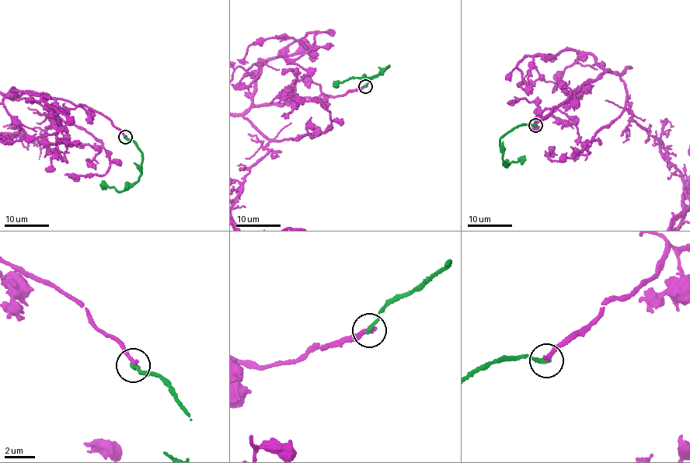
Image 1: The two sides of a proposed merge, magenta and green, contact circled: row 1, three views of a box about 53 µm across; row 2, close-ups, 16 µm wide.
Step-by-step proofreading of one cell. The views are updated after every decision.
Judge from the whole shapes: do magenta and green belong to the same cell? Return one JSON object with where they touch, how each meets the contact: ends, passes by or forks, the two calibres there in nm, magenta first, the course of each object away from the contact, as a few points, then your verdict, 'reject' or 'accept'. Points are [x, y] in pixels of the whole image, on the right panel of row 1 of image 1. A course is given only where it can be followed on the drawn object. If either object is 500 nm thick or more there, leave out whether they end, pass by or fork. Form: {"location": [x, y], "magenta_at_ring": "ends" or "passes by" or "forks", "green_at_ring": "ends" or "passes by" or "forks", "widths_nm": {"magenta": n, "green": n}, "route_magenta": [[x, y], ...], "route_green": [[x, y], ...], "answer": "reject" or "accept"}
{"location": [535, 125], "magenta_at_ring": "ends", "green_at_ring": "ends", "widths_nm": {"magenta": 280, "green": 260}, "route_green": [[534, 124], [523, 125], [510, 130], [500, 139], [500, 151], [506, 166], [524, 156]], "answer": "reject"}

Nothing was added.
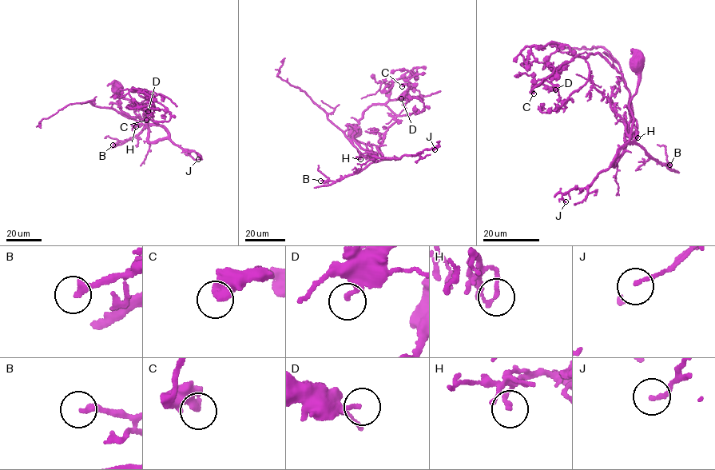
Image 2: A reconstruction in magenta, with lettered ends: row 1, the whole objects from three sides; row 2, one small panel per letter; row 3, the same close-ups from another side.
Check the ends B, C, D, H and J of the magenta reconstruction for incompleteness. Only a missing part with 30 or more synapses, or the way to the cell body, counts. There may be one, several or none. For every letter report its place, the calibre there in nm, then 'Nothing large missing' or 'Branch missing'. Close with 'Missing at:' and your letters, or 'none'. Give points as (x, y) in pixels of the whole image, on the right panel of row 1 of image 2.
B: Place: (669, 165). Thickness 240 nm. Nothing large missing
C: Place: (534, 93). Thickness 500 nm. Nothing large missing
D: Place: (555, 89). Thickness 170 nm. Nothing large missing
H: Place: (637, 137). Thickness 160 nm. Nothing large missing
J: Place: (566, 201). Thickness 150 nm. Nothing large missing
Missing at: none

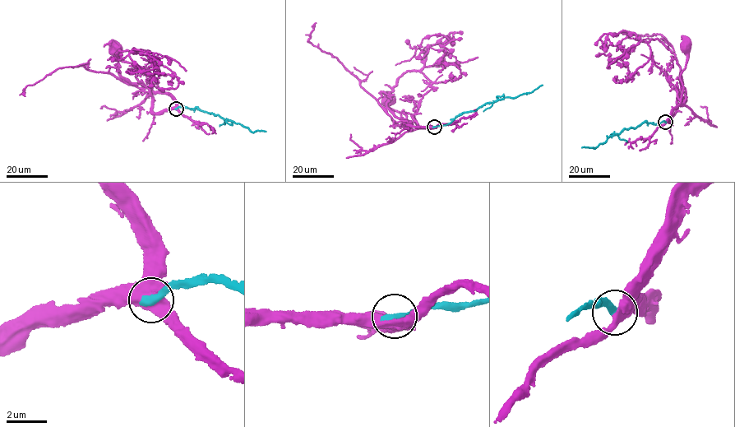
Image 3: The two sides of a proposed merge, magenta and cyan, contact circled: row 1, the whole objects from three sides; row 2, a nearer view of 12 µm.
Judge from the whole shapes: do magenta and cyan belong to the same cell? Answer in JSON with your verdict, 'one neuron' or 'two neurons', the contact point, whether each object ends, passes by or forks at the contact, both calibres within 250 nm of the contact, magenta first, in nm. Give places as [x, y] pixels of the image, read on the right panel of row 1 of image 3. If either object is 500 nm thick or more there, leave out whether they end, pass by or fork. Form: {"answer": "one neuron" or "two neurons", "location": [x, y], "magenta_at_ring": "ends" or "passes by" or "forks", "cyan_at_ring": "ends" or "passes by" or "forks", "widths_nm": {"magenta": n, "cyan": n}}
{"answer": "two neurons", "location": [665, 122], "magenta_at_ring": "forks", "cyan_at_ring": "ends", "widths_nm": {"magenta": 480, "cyan": 400}}

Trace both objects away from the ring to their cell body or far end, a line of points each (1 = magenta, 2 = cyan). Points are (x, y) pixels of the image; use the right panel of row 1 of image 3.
1: (665, 122), (679, 103), (683, 85), (680, 76), (686, 62), (689, 47), (686, 46)
2: (665, 122), (654, 124), (645, 122), (609, 136), (594, 149), (581, 147)

